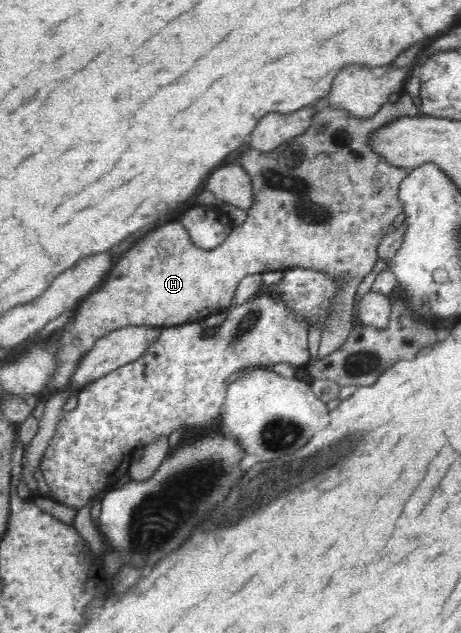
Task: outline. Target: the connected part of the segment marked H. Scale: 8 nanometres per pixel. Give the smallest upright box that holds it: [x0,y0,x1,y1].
[43,92,421,400]

